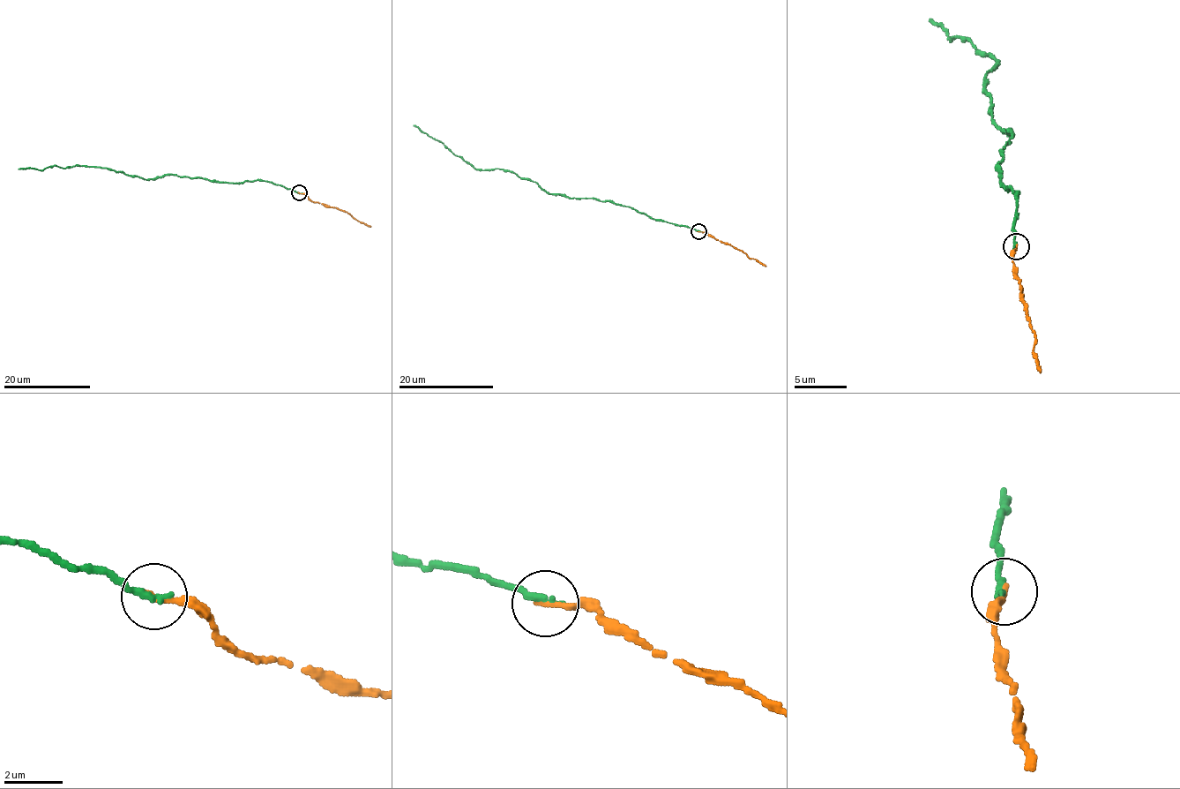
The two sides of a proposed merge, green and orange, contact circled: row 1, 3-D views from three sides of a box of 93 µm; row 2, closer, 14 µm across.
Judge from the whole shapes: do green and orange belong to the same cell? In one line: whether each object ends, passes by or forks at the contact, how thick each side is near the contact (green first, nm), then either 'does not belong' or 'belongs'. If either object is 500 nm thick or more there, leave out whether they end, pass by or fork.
green ends there; orange ends there; 320 nm thick on the green side, 200 nm on the other; belongs

